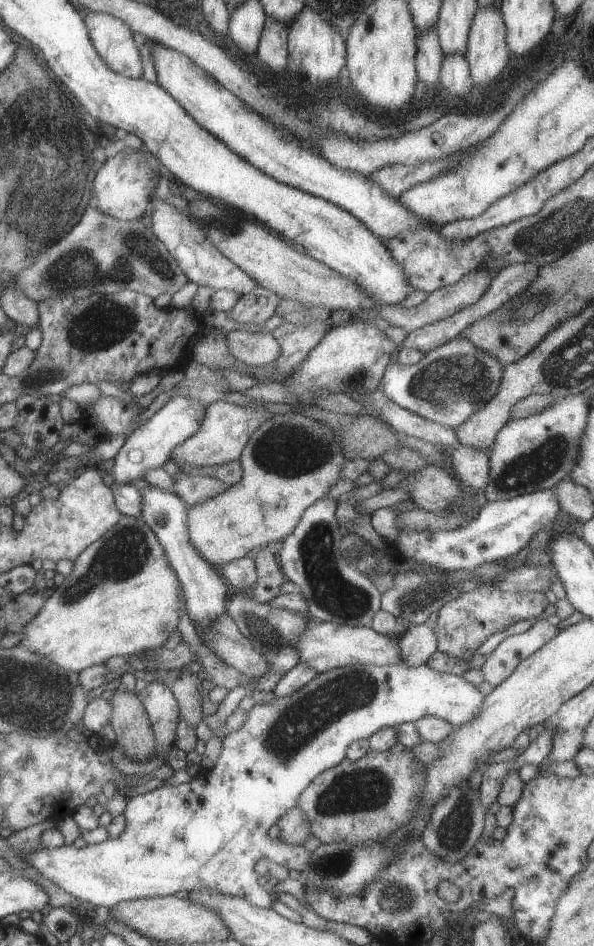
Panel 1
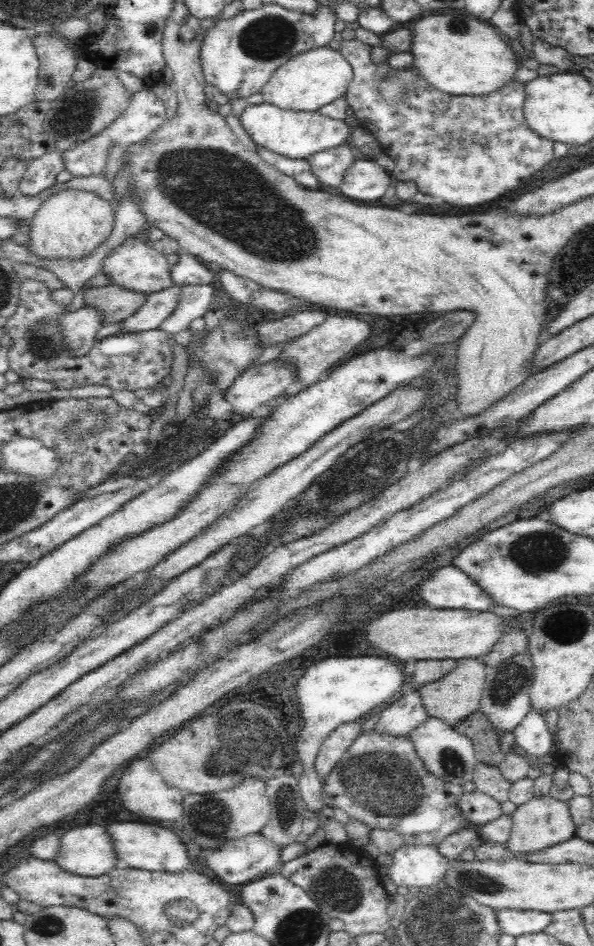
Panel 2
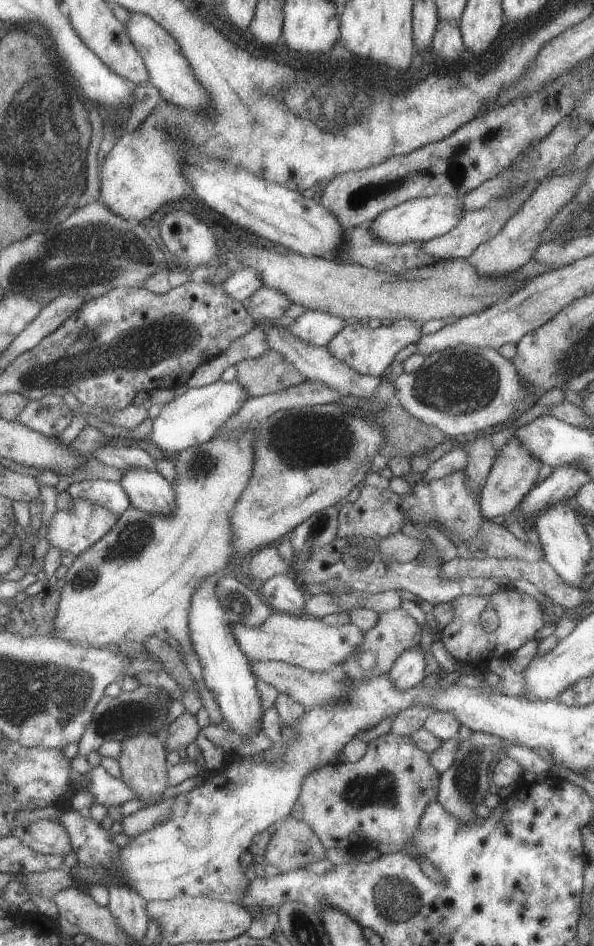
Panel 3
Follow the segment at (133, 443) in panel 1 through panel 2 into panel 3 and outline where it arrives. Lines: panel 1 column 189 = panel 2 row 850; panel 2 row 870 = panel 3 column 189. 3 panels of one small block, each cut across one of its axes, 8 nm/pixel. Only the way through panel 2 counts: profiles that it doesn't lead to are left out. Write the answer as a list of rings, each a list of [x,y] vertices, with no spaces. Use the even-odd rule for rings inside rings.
[[[215,381],[199,388],[188,388],[183,394],[165,403],[157,417],[152,420],[152,429],[147,439],[153,440],[163,452],[177,454],[184,448],[207,442],[220,425],[235,414],[249,398],[248,392],[237,382]]]

